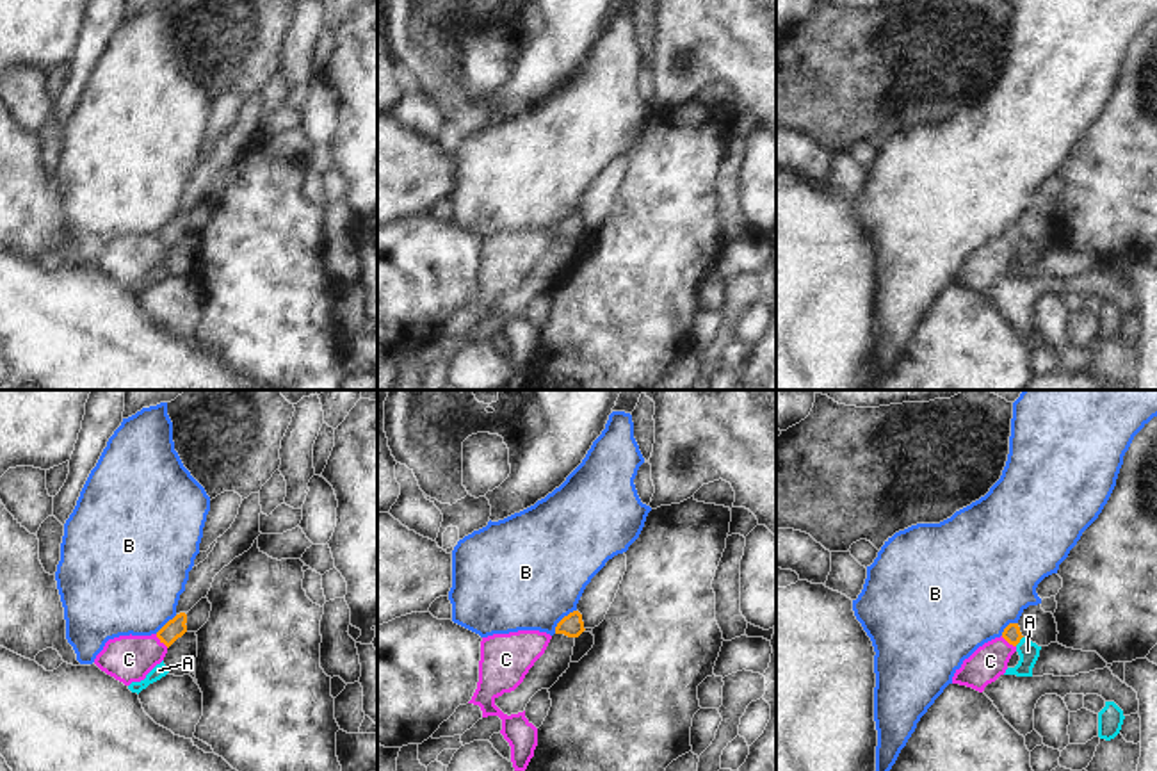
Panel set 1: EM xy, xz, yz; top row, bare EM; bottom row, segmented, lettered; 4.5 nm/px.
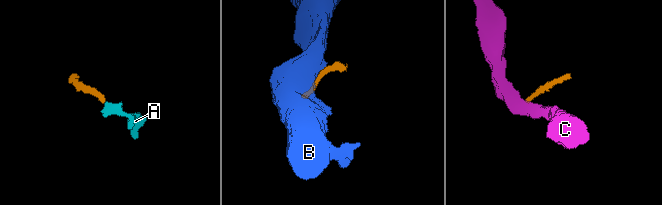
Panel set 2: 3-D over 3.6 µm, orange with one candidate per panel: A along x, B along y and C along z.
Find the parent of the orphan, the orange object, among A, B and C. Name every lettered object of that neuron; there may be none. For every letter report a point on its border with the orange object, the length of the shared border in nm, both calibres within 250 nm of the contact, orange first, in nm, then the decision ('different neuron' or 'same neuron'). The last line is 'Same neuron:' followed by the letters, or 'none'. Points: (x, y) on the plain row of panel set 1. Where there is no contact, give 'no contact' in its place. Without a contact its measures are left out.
A: meets orange in yz at (1019, 243); contact 60 nm long; 80 nm thick on the orange side, 90 nm on the other; same neuron
B: meets orange in xz at (561, 221); contact 150 nm long; 110 nm thick on the orange side, 480 nm on the other; different neuron
C: meets orange in xy at (162, 243); contact 90 nm long; 90 nm thick on the orange side, 220 nm on the other; different neuron
Same neuron: A

